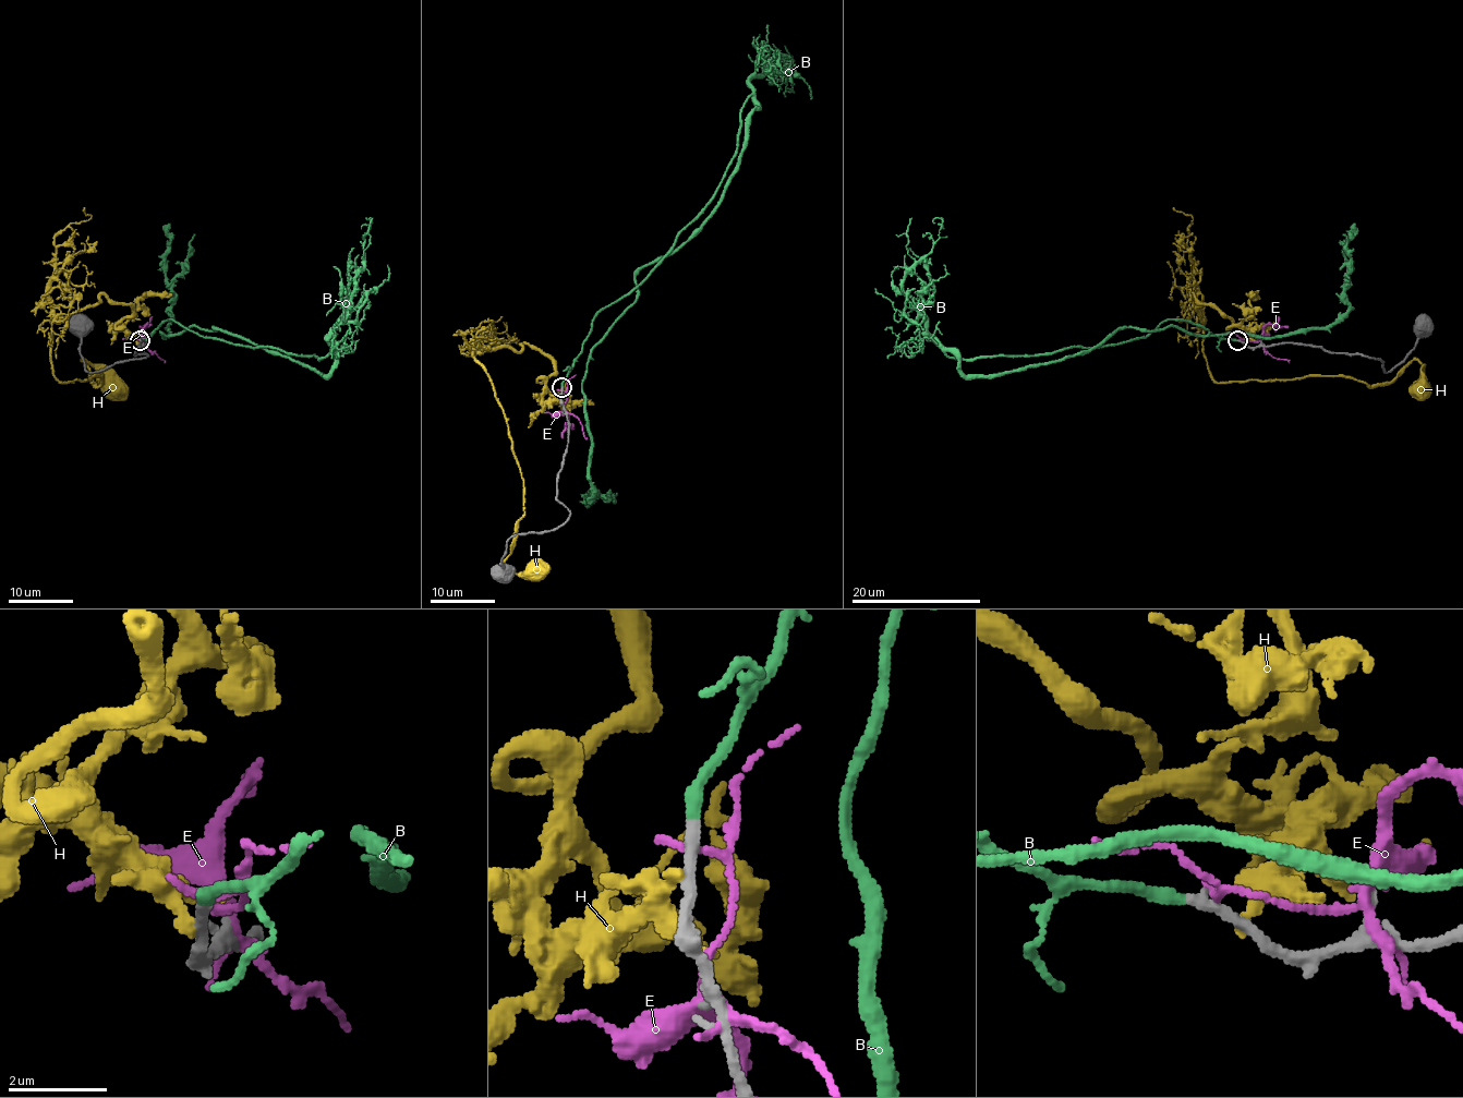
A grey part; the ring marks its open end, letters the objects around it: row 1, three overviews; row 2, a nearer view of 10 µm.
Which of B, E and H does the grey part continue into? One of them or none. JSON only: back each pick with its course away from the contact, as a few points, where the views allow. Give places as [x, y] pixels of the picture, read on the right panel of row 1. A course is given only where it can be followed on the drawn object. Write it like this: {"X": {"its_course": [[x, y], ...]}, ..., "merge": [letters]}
{"B": {"its_course": [[1237, 340], [1164, 320], [1147, 337], [1102, 344], [1126, 327], [1329, 328], [1349, 306], [1355, 224]]}, "merge": ["B"]}

